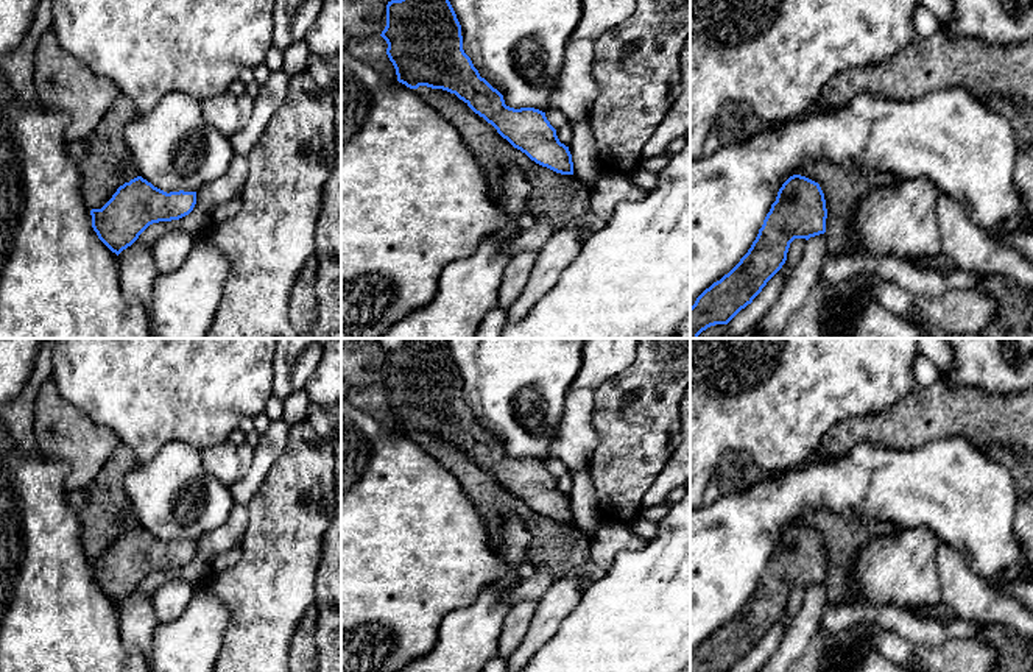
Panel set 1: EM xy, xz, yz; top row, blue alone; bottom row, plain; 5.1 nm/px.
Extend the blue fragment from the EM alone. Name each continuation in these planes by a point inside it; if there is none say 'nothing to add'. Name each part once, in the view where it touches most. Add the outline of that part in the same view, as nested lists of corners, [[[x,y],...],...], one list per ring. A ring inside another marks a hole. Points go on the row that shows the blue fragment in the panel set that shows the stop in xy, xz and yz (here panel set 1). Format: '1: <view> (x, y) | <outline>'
nothing to add

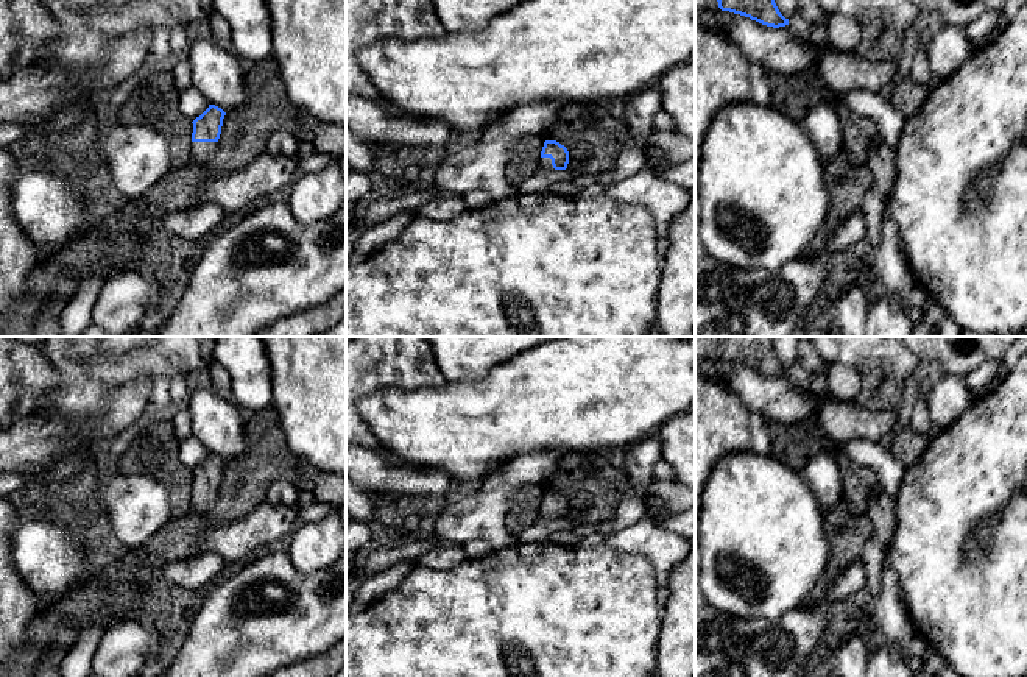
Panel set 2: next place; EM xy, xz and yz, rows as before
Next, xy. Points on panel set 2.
1: xy (200, 152) | [[[192,142],[190,145],[190,161],[198,164],[209,164],[218,148],[218,142]]]

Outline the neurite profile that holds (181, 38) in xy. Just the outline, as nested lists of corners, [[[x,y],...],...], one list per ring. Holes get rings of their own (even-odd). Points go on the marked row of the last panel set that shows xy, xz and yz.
[[[179,23],[171,28],[170,45],[171,45],[171,61],[184,56],[193,41],[190,25]]]

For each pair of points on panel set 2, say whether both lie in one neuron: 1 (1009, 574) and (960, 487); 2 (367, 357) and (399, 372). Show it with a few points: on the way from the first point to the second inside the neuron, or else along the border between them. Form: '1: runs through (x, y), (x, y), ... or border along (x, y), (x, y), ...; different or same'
1: runs through (974, 571), (956, 570), (960, 521); same
2: runs through (374, 357), (385, 357), (391, 364); same

